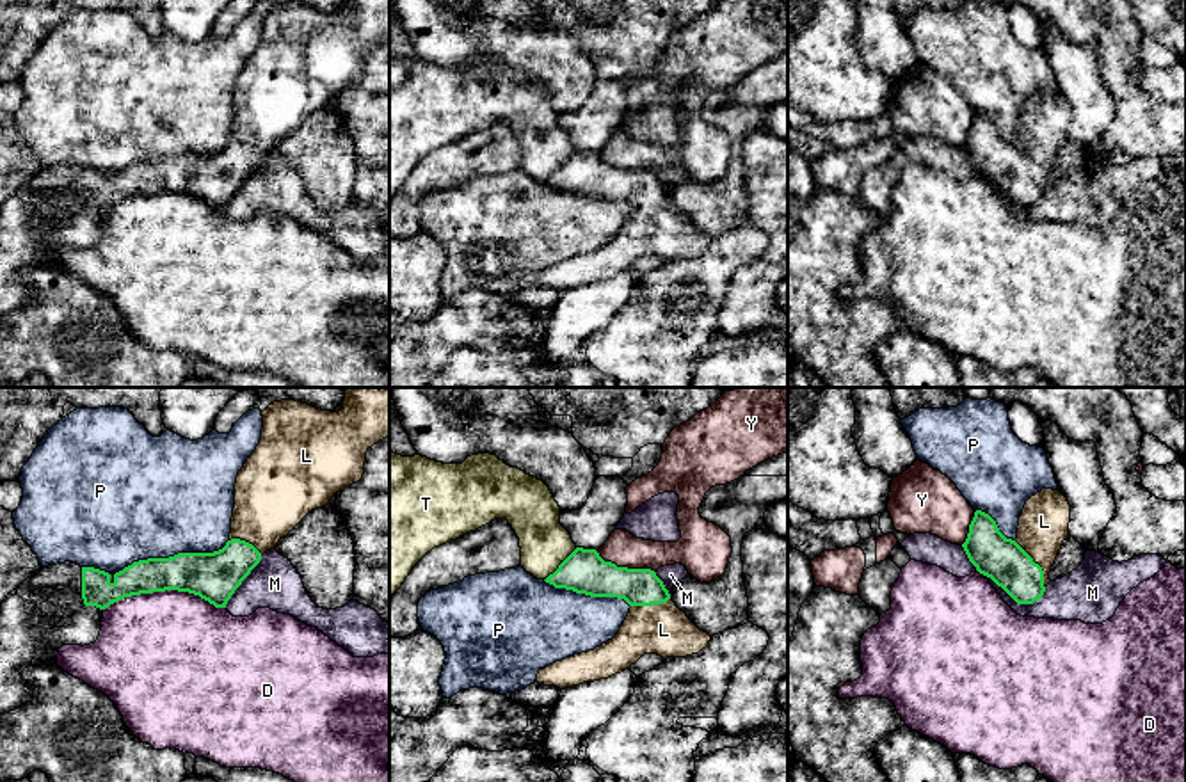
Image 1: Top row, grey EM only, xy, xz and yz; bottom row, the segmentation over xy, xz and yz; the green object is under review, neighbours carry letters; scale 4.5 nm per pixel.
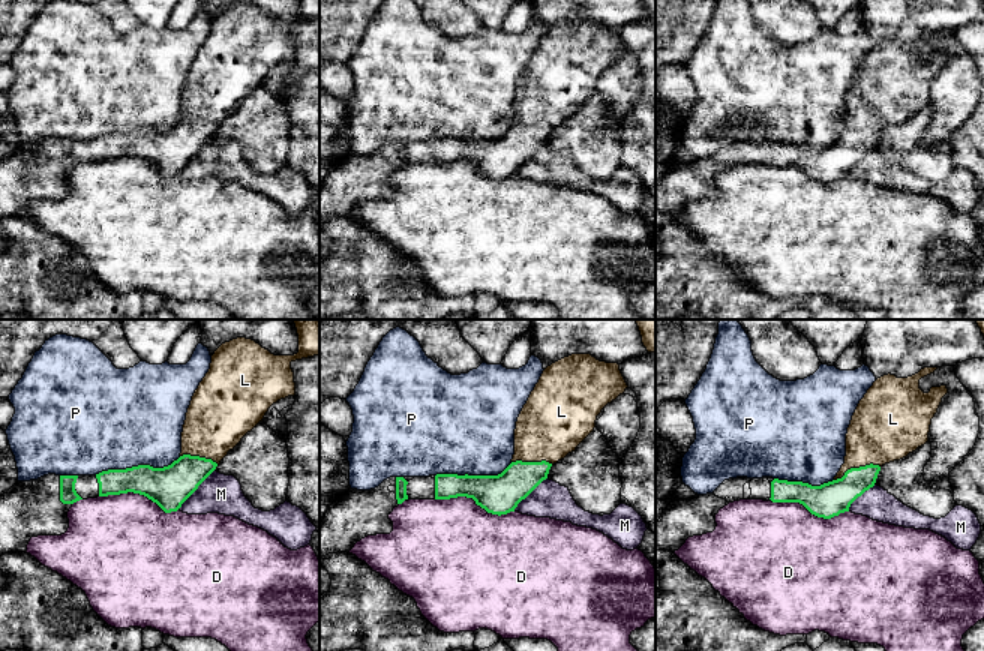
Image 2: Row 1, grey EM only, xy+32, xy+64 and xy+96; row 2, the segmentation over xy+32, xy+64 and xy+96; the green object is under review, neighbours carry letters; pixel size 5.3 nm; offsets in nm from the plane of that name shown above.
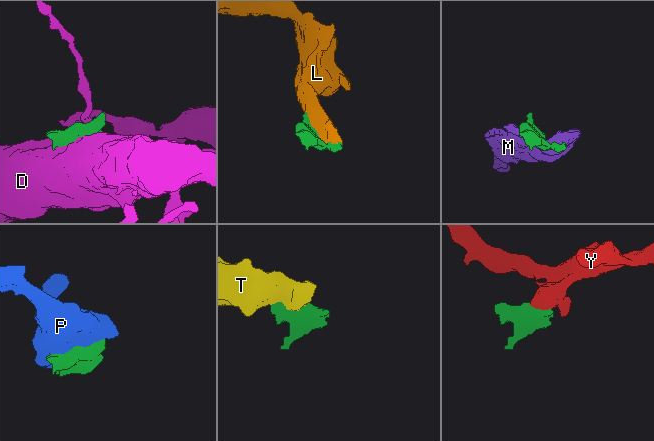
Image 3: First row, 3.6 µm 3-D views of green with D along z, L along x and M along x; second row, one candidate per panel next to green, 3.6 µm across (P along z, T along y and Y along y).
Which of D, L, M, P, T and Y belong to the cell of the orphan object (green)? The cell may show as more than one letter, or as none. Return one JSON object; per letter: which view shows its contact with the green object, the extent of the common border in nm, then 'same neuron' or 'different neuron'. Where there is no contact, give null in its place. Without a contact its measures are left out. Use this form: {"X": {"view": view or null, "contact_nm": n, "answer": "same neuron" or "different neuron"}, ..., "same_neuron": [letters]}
{"D": {"view": "xy", "contact_nm": 550, "answer": "different neuron"}, "L": {"view": "yz", "contact_nm": 260, "answer": "same neuron"}, "M": {"view": "yz", "contact_nm": 300, "answer": "different neuron"}, "P": {"view": "xy", "contact_nm": 550, "answer": "different neuron"}, "T": {"view": "xz", "contact_nm": 220, "answer": "different neuron"}, "Y": {"view": "xz", "contact_nm": 280, "answer": "different neuron"}, "same_neuron": ["L"]}

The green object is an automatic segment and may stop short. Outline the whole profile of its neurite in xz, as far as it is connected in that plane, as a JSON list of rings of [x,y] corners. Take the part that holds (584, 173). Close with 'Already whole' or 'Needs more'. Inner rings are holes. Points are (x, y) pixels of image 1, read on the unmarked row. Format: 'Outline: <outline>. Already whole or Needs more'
Outline: [[[576,149],[544,183],[590,199],[624,201],[631,210],[612,242],[541,270],[539,286],[565,291],[621,275],[644,256],[686,259],[709,247],[711,238],[676,208],[651,171],[617,169],[596,151]]]. Needs more

